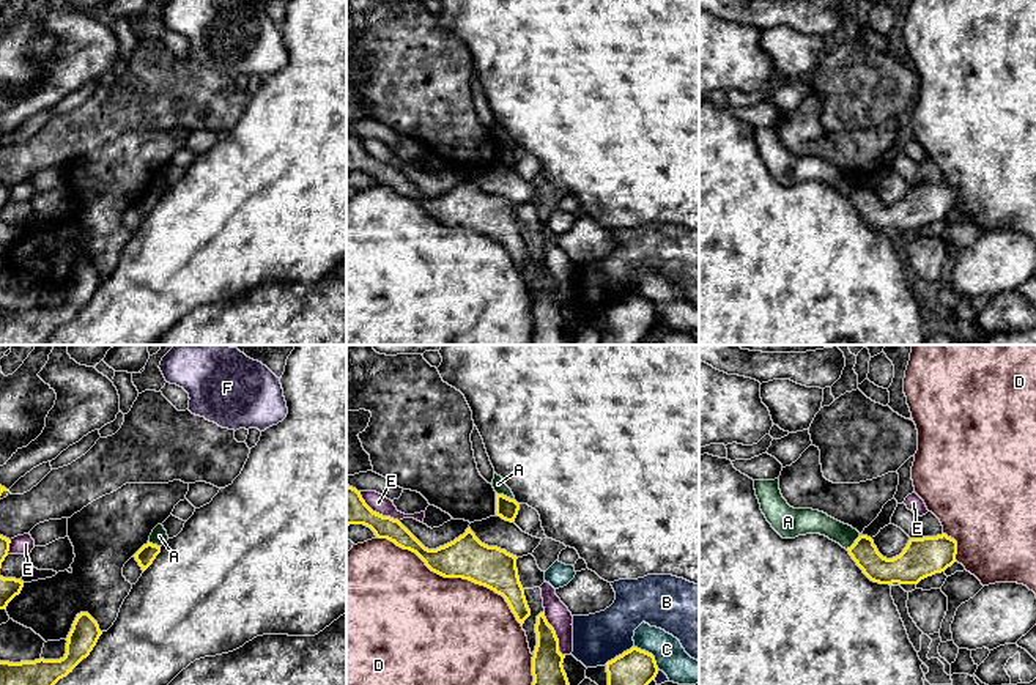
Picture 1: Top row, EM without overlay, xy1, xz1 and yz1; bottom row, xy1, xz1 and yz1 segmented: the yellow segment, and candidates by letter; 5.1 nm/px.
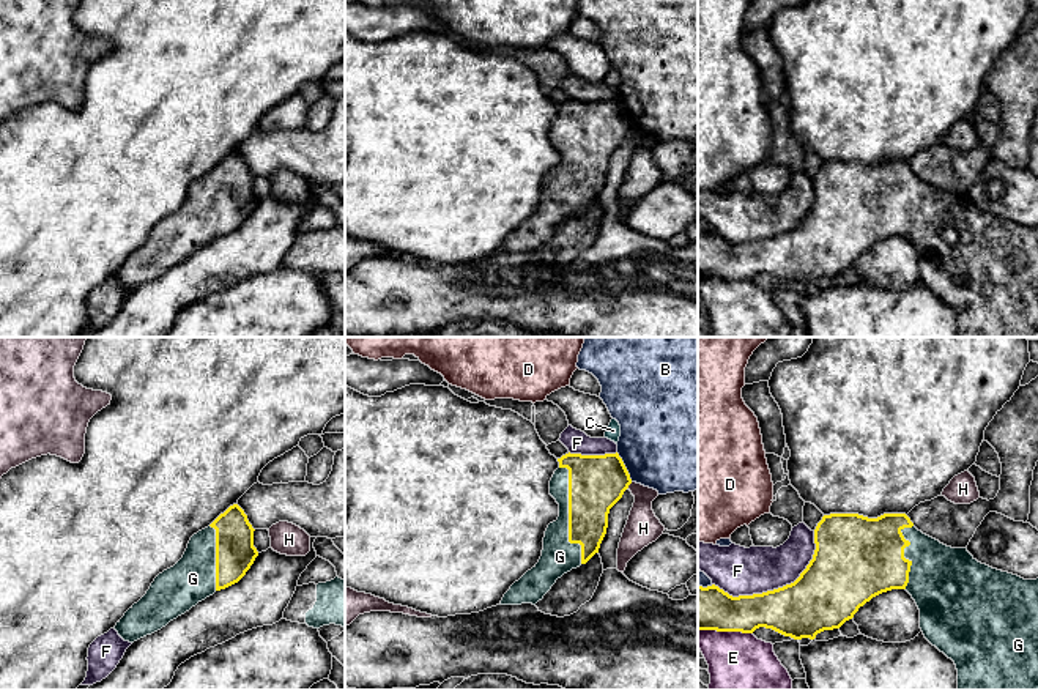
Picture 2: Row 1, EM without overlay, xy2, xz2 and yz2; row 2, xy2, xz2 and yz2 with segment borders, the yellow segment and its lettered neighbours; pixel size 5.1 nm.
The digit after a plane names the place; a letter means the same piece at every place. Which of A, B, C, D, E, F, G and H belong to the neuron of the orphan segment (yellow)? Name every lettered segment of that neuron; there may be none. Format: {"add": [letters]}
{"add": ["G"]}

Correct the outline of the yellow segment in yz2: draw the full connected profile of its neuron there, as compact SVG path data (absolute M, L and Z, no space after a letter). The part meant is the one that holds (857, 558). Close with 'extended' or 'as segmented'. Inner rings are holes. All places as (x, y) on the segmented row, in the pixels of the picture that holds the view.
M884 514L877 518L824 515L814 529L814 543L806 569L783 588L732 597L715 584L698 586L698 630L753 633L766 627L794 640L814 640L824 630L840 629L873 597L906 589L920 610L925 638L955 662L958 690L1038 690L1038 578L1024 580L981 564L967 548L951 548L923 534L906 514Z | extended

